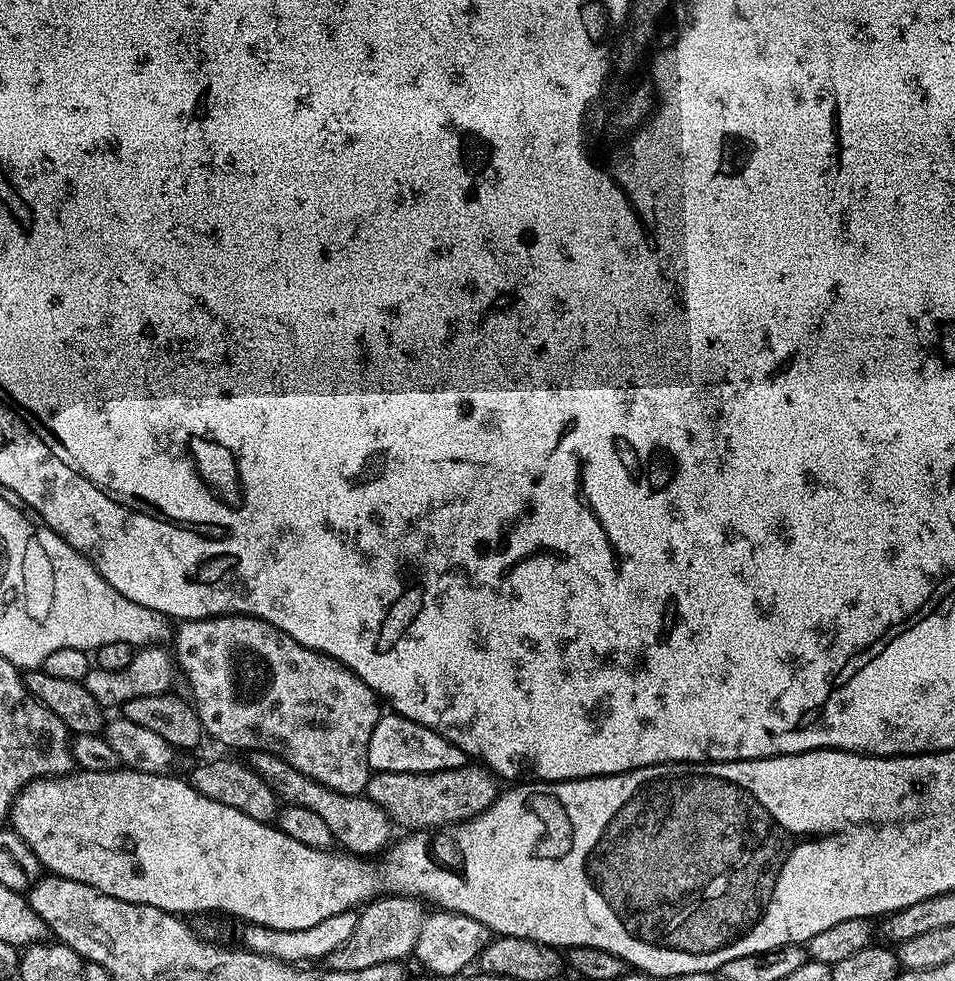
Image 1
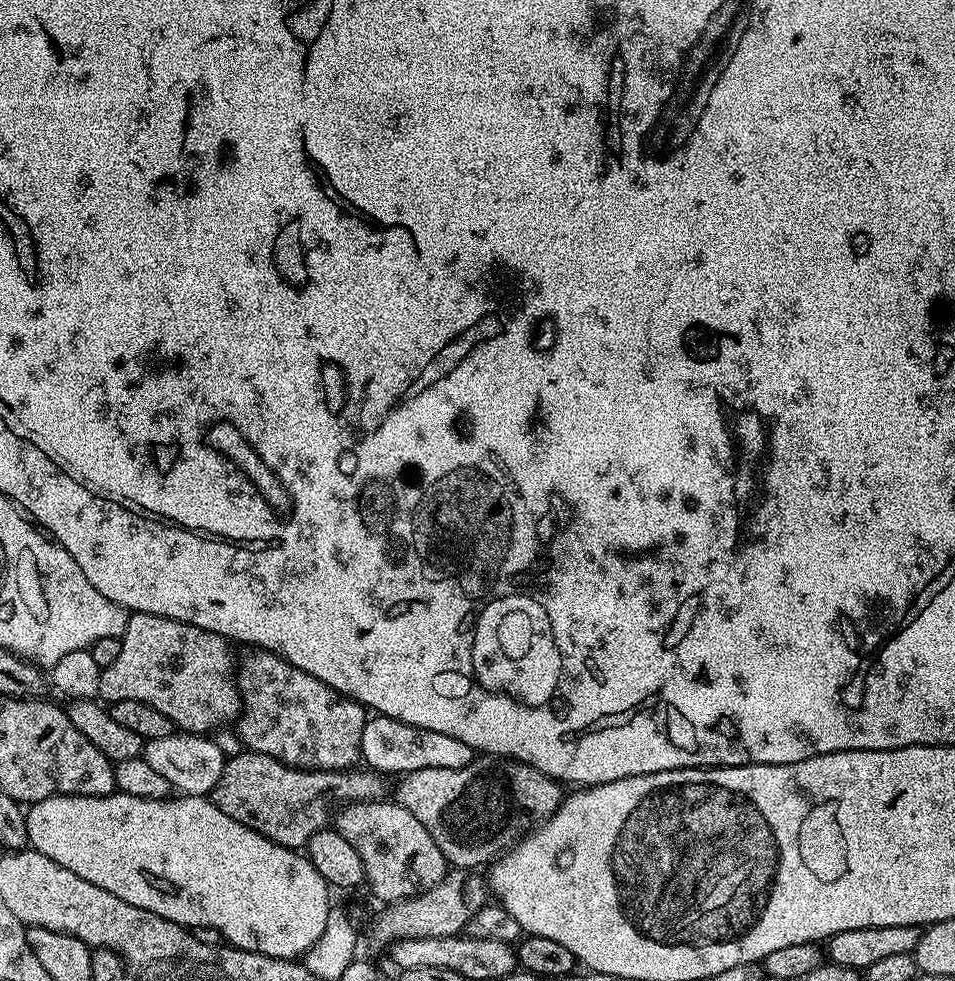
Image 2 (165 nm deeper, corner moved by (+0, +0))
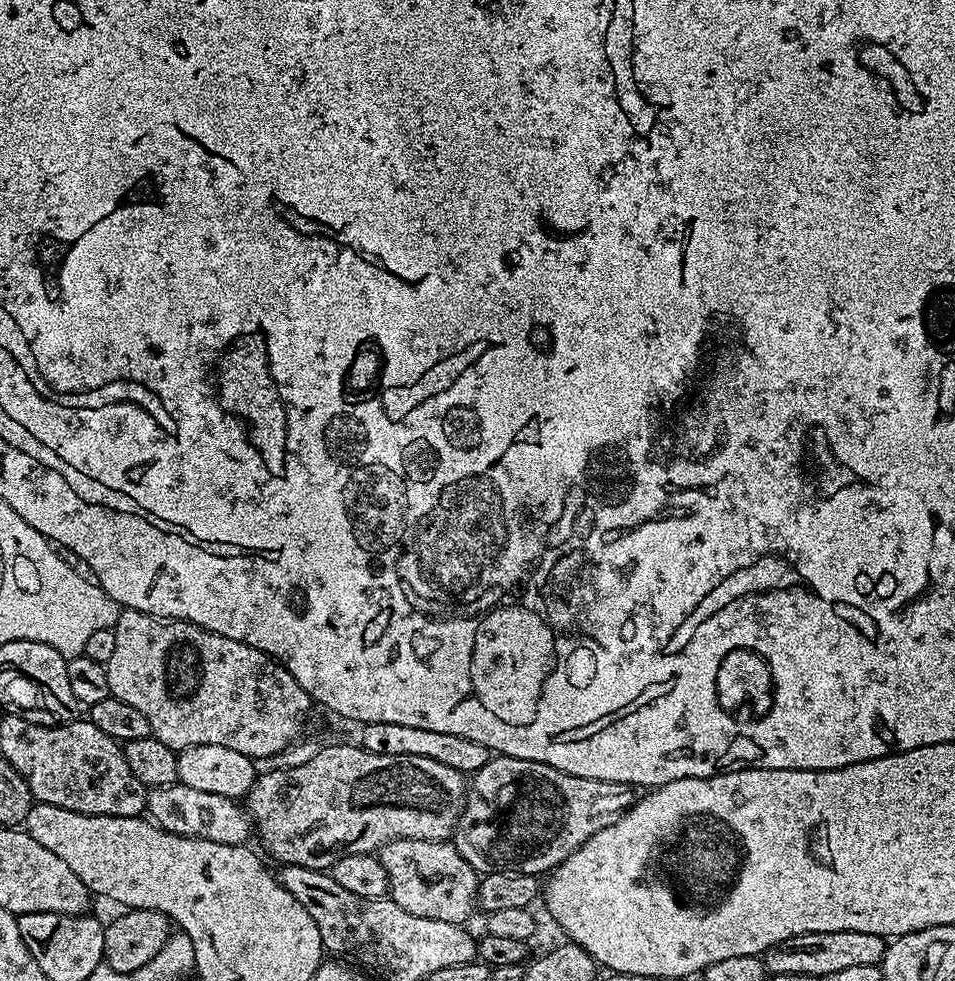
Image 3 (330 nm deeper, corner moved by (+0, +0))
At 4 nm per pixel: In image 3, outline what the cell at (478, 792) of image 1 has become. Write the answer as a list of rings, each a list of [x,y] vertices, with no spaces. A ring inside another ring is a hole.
[[[496,754],[488,759],[486,766],[482,766],[482,770],[471,773],[464,812],[460,816],[460,823],[456,825],[454,843],[458,854],[462,854],[462,858],[466,858],[466,862],[470,862],[470,866],[477,874],[521,872],[522,874],[539,877],[541,875],[540,872],[544,872],[543,874],[551,873],[553,868],[558,867],[566,858],[570,858],[570,854],[577,852],[598,830],[610,826],[619,816],[624,815],[634,803],[632,792],[634,792],[634,788],[631,784],[606,782],[605,780],[595,780],[594,778],[578,778],[574,774],[566,774],[562,770],[554,770],[554,766],[546,766],[542,762],[530,762],[522,758]]]

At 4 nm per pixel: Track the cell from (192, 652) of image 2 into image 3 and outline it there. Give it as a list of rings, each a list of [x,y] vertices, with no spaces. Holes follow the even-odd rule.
[[[124,608],[120,613],[114,629],[114,655],[106,667],[112,695],[117,696],[122,702],[127,702],[129,706],[135,706],[150,722],[152,735],[157,736],[162,742],[166,742],[166,746],[170,746],[174,750],[215,745],[226,746],[227,749],[236,750],[253,759],[278,754],[279,751],[286,750],[287,747],[301,739],[300,731],[303,730],[304,723],[308,720],[308,711],[314,708],[312,697],[306,694],[306,690],[302,690],[302,686],[298,686],[294,674],[290,674],[290,670],[286,670],[282,664],[267,656],[262,650],[252,648],[234,638],[205,632],[203,628],[191,624],[188,620],[166,620],[158,616],[148,616],[145,612],[139,612],[133,608]]]

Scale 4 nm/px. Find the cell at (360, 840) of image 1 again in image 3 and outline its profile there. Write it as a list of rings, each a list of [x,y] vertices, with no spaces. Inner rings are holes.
[[[392,840],[378,853],[386,866],[390,898],[406,914],[434,918],[438,922],[463,925],[478,904],[478,874],[458,854],[455,843],[442,840]]]

